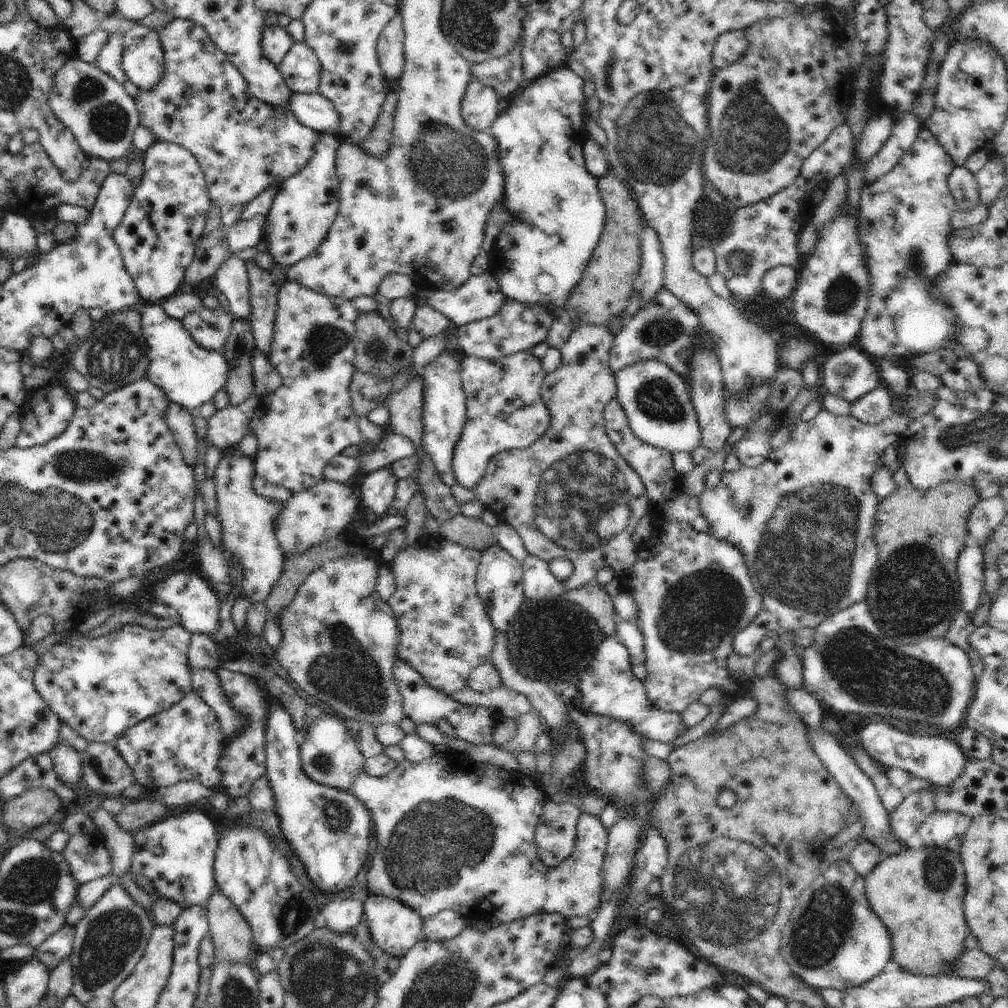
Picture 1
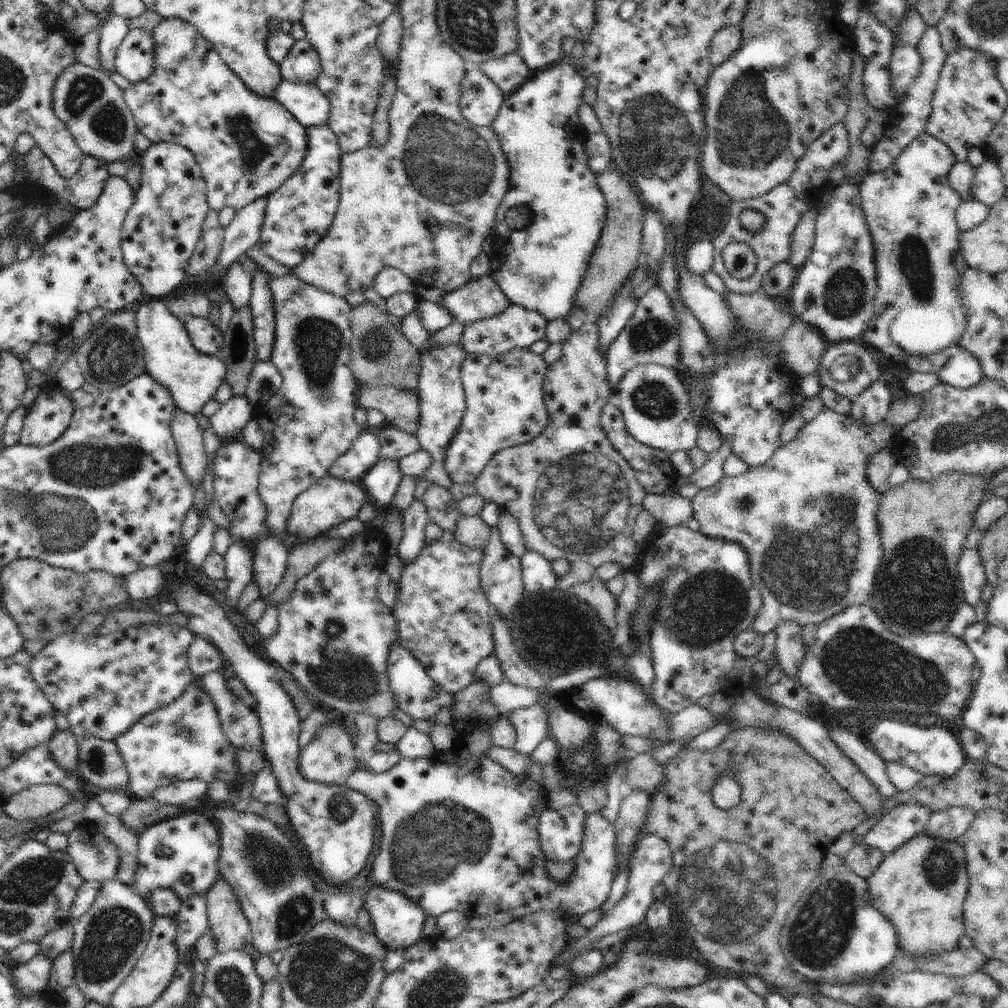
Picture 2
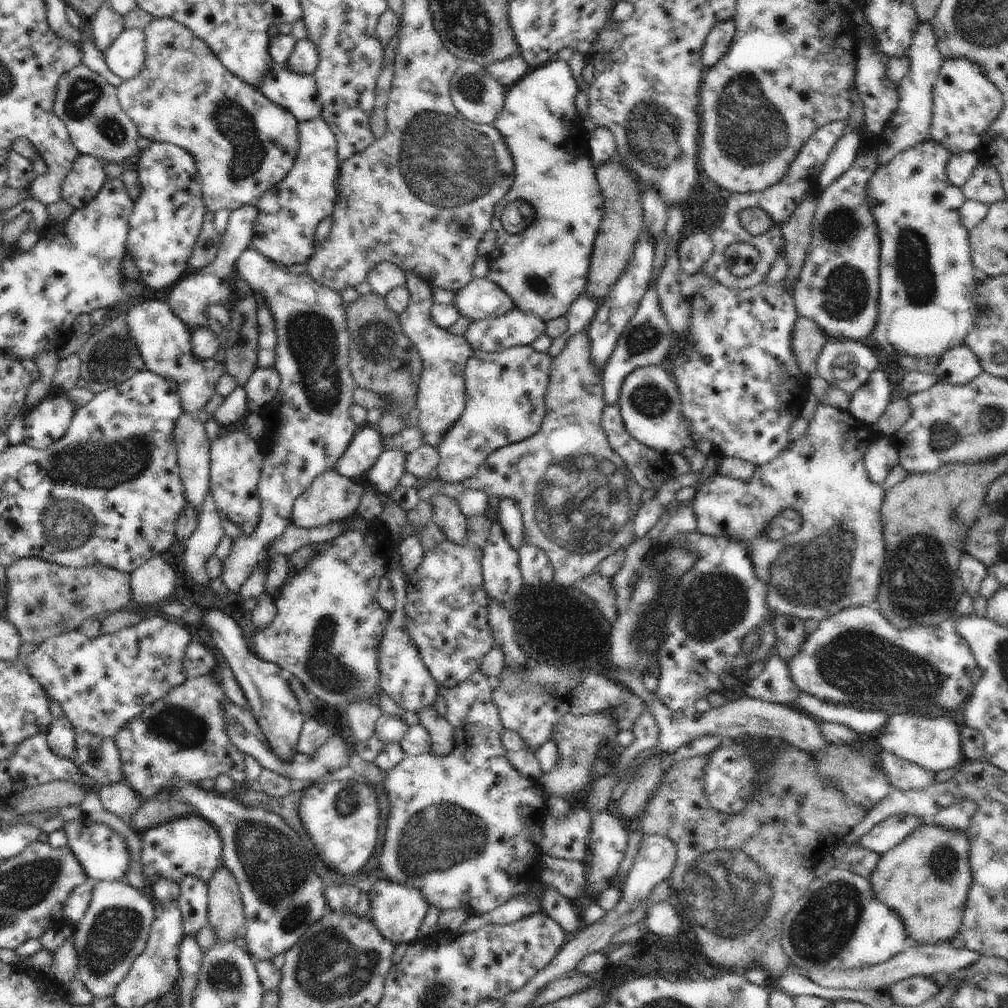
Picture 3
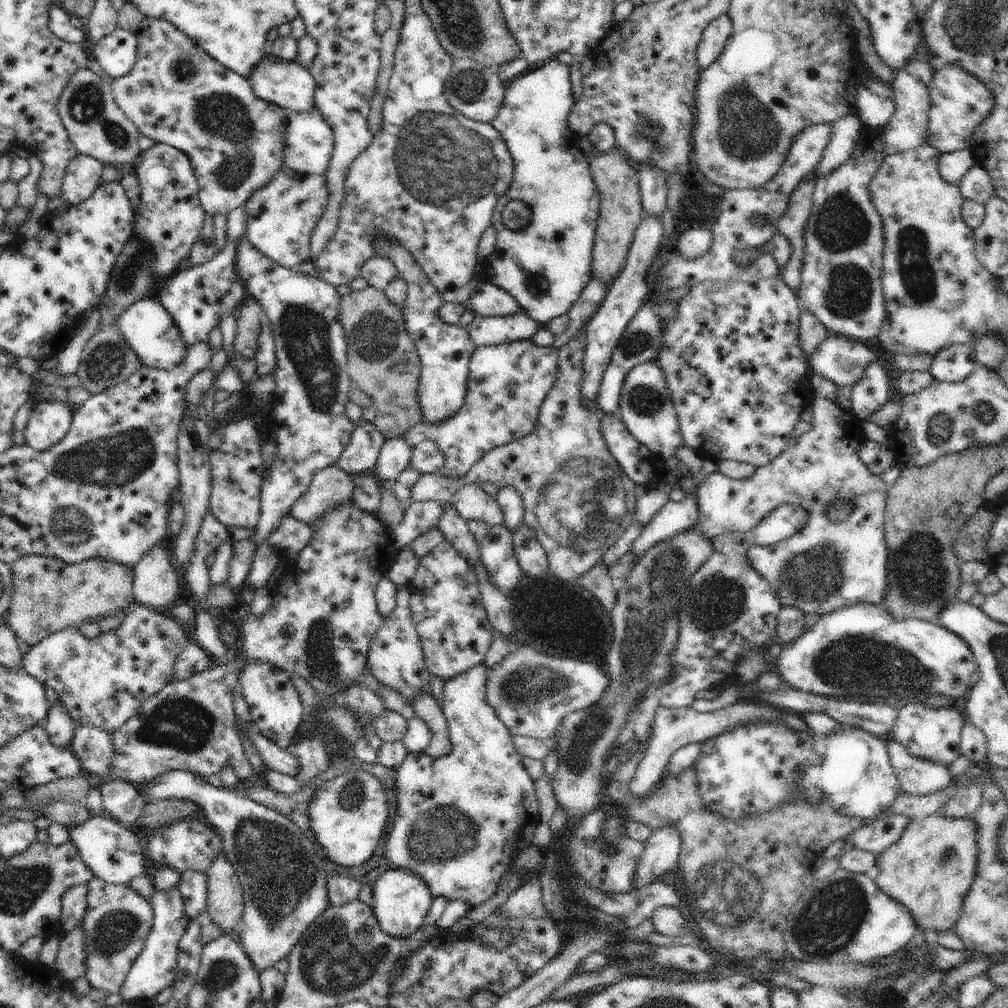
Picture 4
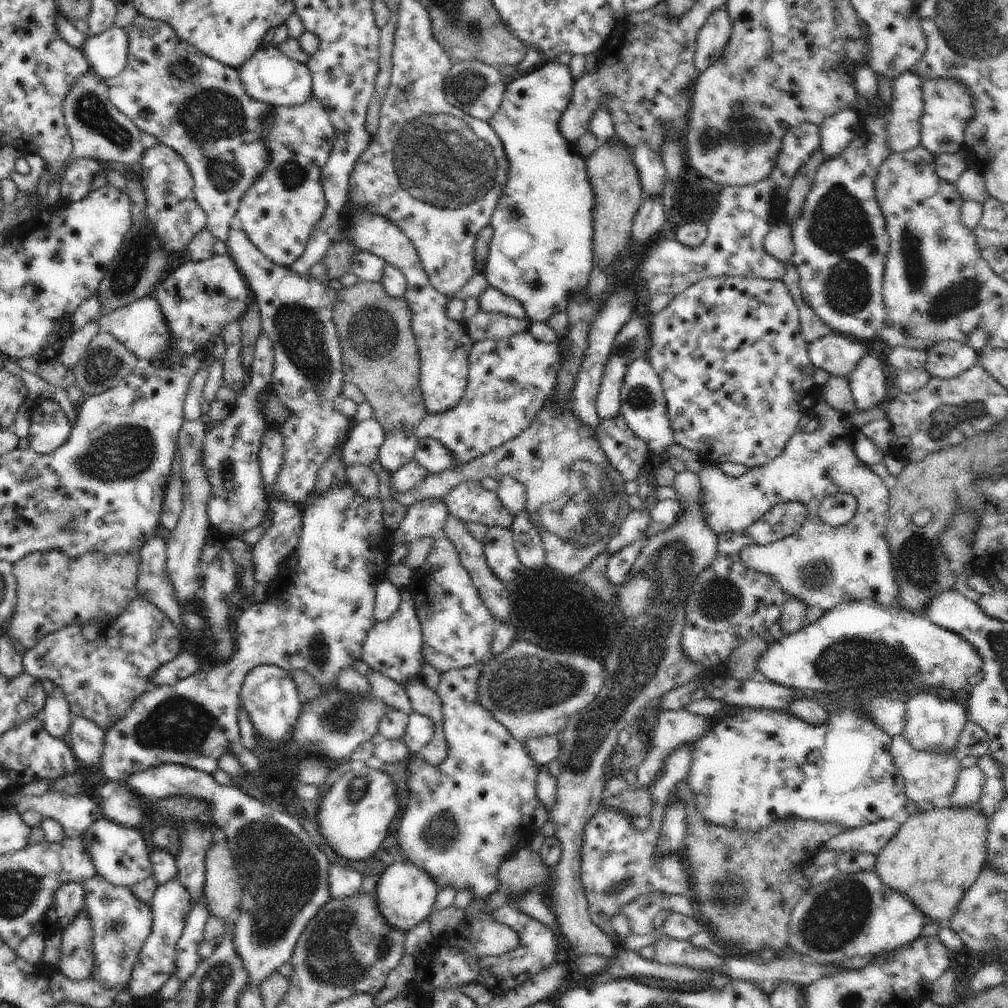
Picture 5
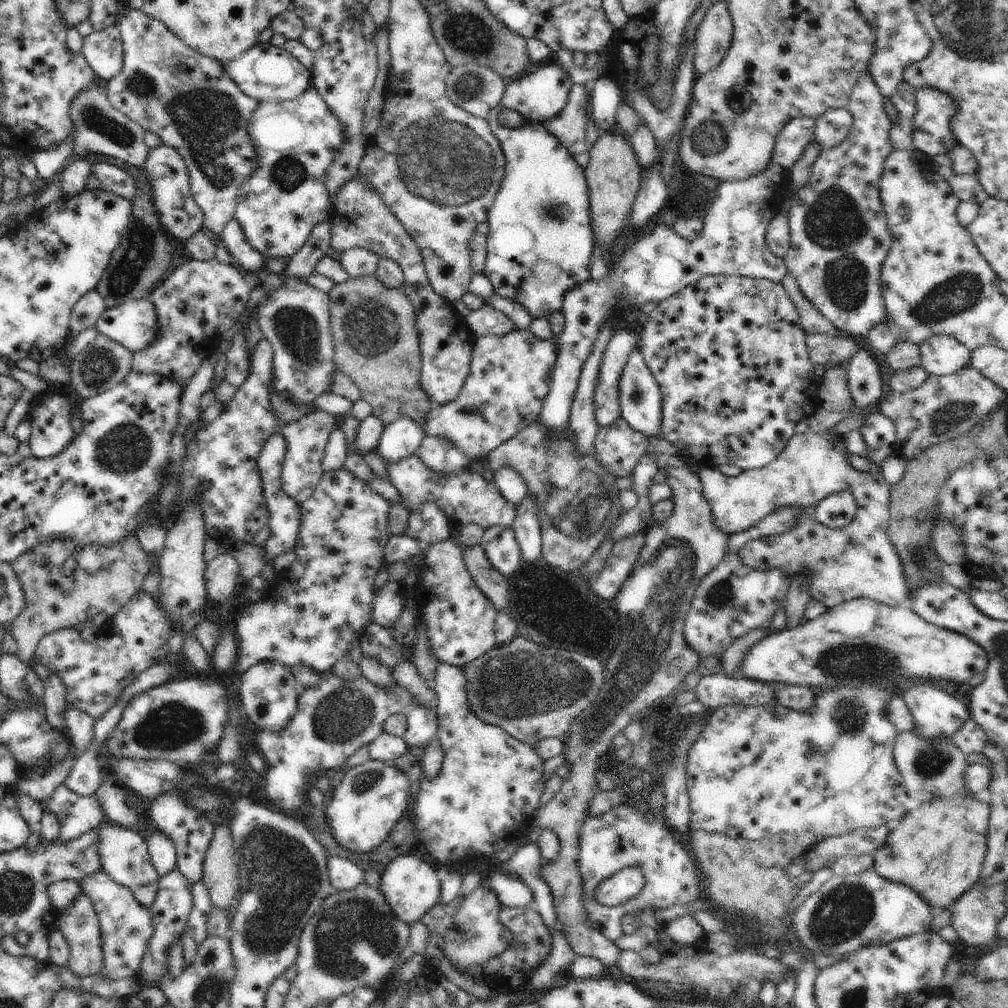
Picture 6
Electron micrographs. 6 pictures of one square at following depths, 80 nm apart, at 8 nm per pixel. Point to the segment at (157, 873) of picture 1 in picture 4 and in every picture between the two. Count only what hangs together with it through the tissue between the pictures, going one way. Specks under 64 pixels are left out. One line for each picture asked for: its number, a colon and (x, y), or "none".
2: (181, 854)
3: (191, 846)
4: (188, 845)

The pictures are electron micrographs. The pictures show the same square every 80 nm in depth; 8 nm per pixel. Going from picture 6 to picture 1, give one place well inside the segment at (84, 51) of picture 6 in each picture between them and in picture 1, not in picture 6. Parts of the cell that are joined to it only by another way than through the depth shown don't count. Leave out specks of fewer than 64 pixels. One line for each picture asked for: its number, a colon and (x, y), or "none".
1: (143, 61)
2: (135, 60)
3: (125, 57)
4: (117, 54)
5: (107, 53)

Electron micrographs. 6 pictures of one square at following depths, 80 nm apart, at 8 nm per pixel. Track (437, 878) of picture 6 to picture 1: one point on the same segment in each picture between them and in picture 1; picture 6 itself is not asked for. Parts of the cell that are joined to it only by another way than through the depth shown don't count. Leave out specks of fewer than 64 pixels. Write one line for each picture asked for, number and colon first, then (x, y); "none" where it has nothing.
1: (394, 927)
2: (398, 921)
3: (398, 911)
4: (401, 900)
5: (405, 894)

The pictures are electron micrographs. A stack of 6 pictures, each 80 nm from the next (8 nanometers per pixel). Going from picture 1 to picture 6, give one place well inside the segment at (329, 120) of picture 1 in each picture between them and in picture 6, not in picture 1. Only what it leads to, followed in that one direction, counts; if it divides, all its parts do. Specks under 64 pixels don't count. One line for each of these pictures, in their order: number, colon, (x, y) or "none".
2: (307, 103)
3: (298, 94)
4: (284, 83)
5: (269, 76)
6: (267, 73)

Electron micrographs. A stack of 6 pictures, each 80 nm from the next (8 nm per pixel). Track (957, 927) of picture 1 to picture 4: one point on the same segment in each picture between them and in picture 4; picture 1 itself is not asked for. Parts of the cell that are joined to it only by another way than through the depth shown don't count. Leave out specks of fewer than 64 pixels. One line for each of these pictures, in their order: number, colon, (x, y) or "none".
2: (921, 887)
3: (925, 879)
4: (930, 870)

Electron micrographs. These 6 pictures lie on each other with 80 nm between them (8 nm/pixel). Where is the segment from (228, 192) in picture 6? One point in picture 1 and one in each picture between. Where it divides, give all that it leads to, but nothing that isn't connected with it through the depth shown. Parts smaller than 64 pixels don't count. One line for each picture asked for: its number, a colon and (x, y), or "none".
1: (243, 145)
2: (247, 145)
3: (244, 144)
4: (176, 93)
5: (198, 106)

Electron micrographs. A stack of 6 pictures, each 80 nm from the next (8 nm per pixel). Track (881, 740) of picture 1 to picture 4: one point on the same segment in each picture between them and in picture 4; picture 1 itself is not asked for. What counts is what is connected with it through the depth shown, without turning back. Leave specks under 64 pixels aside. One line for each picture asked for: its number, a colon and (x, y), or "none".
2: (934, 751)
3: (935, 744)
4: (934, 735)

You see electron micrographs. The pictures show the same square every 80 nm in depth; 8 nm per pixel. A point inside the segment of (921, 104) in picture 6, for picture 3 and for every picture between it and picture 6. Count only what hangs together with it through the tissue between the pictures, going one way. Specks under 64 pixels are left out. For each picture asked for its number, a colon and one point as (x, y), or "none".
3: (965, 102)
4: (960, 101)
5: (948, 105)

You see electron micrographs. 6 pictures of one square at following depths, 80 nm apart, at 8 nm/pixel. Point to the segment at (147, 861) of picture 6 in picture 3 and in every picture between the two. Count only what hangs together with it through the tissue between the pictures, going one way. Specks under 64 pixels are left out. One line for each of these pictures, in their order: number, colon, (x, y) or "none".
3: (102, 853)
4: (111, 850)
5: (119, 854)

